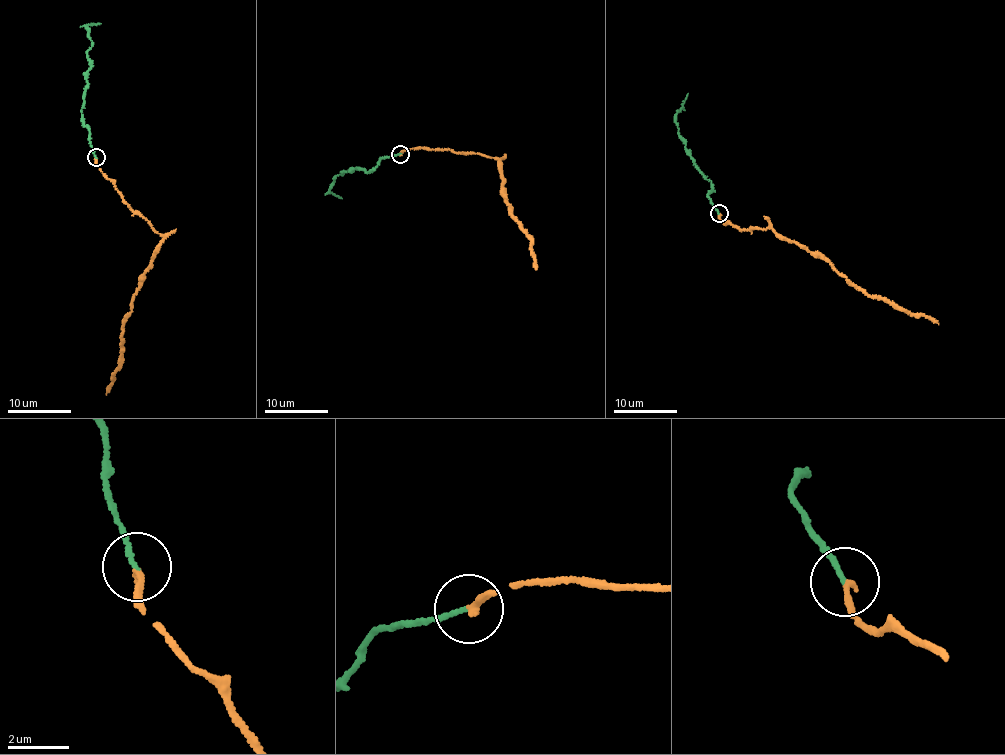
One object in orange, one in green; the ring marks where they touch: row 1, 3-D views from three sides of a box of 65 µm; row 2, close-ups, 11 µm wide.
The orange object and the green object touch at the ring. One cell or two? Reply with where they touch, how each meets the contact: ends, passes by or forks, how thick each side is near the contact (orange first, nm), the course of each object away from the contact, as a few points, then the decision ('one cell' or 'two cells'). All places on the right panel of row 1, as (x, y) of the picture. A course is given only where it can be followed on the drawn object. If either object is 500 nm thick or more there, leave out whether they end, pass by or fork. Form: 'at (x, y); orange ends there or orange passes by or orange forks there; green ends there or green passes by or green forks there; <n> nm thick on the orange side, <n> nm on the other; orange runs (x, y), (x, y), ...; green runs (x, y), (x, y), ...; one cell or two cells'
at (719, 213); orange ends there; green ends there; 240 nm thick on the orange side, 130 nm on the other; orange runs (718, 214), (725, 224), (742, 230), (772, 229), (821, 254), (866, 293), (933, 318), (938, 324); green runs (718, 214), (707, 195), (712, 189), (711, 181), (701, 173), (685, 140), (679, 135), (675, 120), (688, 93); one cell

